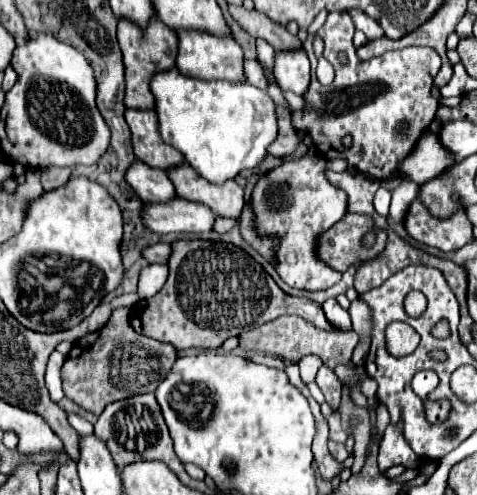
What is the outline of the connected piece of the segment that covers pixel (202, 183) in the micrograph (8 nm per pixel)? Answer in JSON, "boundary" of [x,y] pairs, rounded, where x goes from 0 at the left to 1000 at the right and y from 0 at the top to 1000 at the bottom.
{"boundary":[[[392,329],[363,337],[354,345],[354,358],[375,398],[392,406],[430,410],[463,438],[484,438],[484,442],[505,438],[505,426],[514,414],[514,390],[509,390],[509,378],[501,378],[493,366],[468,370],[468,374],[438,370]]]}

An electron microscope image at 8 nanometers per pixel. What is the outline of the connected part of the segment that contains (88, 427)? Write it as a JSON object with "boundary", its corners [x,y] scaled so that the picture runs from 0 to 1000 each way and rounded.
{"boundary":[[[140,834],[140,842],[145,842],[145,855],[157,863],[157,871],[166,879],[174,879],[174,883],[195,879],[195,859],[187,851],[178,851],[178,846],[170,846],[166,838],[153,838],[153,834]]]}

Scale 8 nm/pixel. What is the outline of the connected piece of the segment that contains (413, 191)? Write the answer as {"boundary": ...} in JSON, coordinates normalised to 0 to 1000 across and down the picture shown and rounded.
{"boundary":[[[849,358],[845,370],[832,382],[824,382],[824,406],[820,406],[816,438],[820,442],[845,442],[845,451],[849,451],[849,434],[853,434],[862,410],[874,402],[874,394],[878,394],[878,374]]]}

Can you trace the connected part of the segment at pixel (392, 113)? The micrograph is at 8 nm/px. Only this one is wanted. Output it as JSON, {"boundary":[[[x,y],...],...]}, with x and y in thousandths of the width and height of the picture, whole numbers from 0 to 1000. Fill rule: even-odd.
{"boundary":[[[690,26],[677,55],[648,71],[635,99],[652,123],[652,184],[639,200],[648,208],[644,224],[614,224],[618,261],[648,269],[665,301],[681,321],[723,321],[748,345],[807,366],[811,358],[836,349],[845,325],[866,309],[878,277],[899,261],[920,220],[916,200],[904,192],[908,156],[925,135],[920,111],[899,95],[853,95],[836,103],[816,103],[774,123],[757,123],[740,95],[740,38],[727,26]],[[673,75],[681,87],[677,115],[702,135],[702,160],[694,172],[677,176],[660,156],[665,115],[656,107],[656,83]],[[711,107],[727,111],[727,127],[711,123]],[[836,240],[866,240],[866,277],[836,285],[824,257]],[[736,273],[736,297],[719,293],[719,277]]]}

